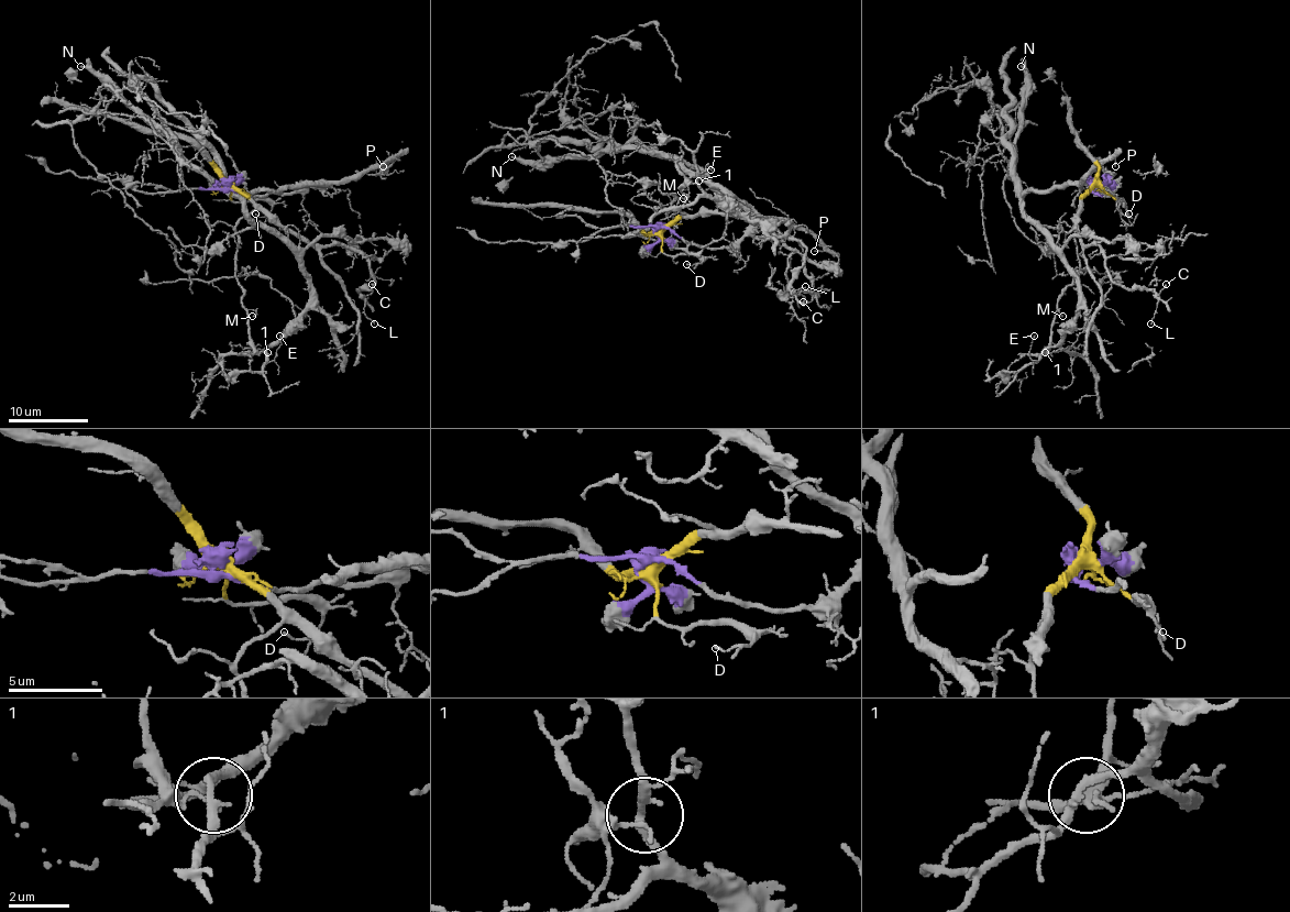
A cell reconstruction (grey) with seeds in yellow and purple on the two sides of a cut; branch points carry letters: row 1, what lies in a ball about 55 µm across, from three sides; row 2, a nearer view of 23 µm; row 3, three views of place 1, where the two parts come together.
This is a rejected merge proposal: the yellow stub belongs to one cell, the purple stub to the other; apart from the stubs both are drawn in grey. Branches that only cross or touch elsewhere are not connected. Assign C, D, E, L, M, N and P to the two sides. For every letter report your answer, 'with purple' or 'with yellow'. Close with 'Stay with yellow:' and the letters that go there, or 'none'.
C: with yellow
D: with yellow
E: with purple
L: with yellow
M: with yellow
N: with purple
P: with purple
Stay with yellow: C, D, L, M

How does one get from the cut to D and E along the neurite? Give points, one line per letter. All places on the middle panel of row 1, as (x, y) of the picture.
D: (658, 228), (666, 254), (696, 254), (702, 260), (698, 264), (686, 264)
E: (658, 228), (688, 242), (736, 242), (752, 220), (676, 158), (740, 215), (698, 183), (709, 171)

